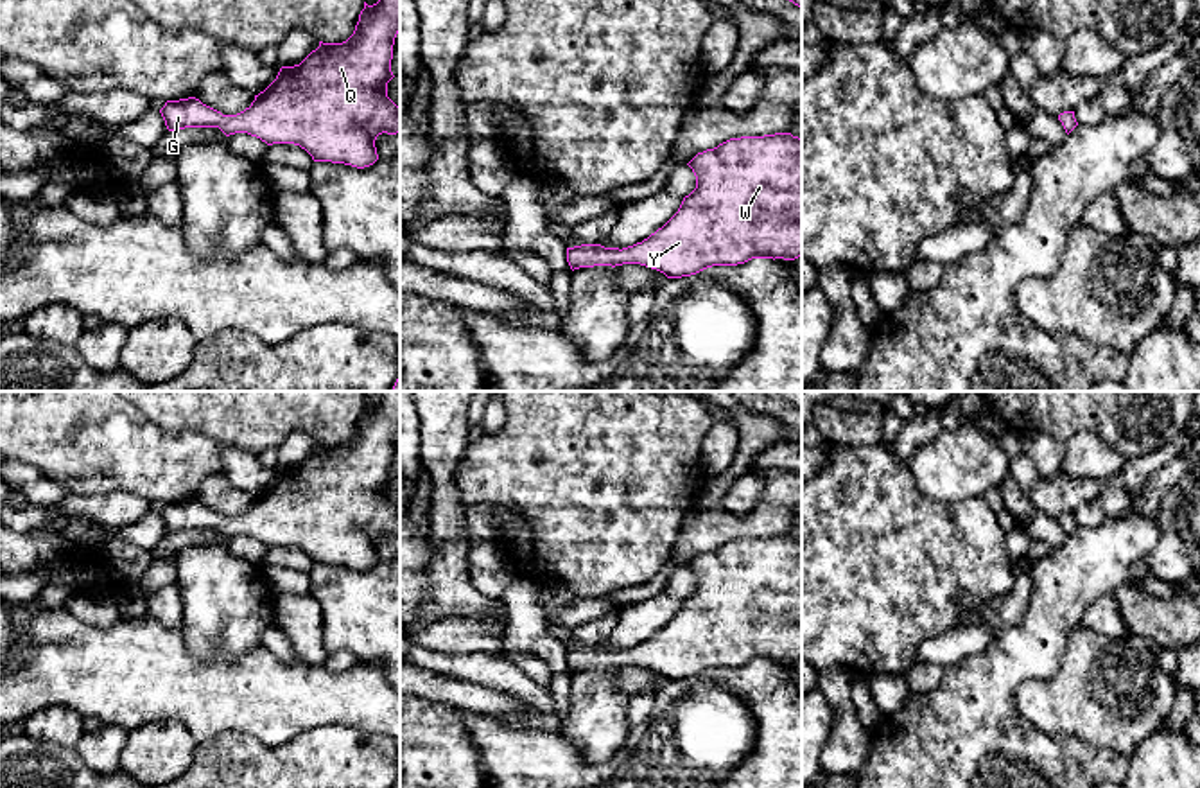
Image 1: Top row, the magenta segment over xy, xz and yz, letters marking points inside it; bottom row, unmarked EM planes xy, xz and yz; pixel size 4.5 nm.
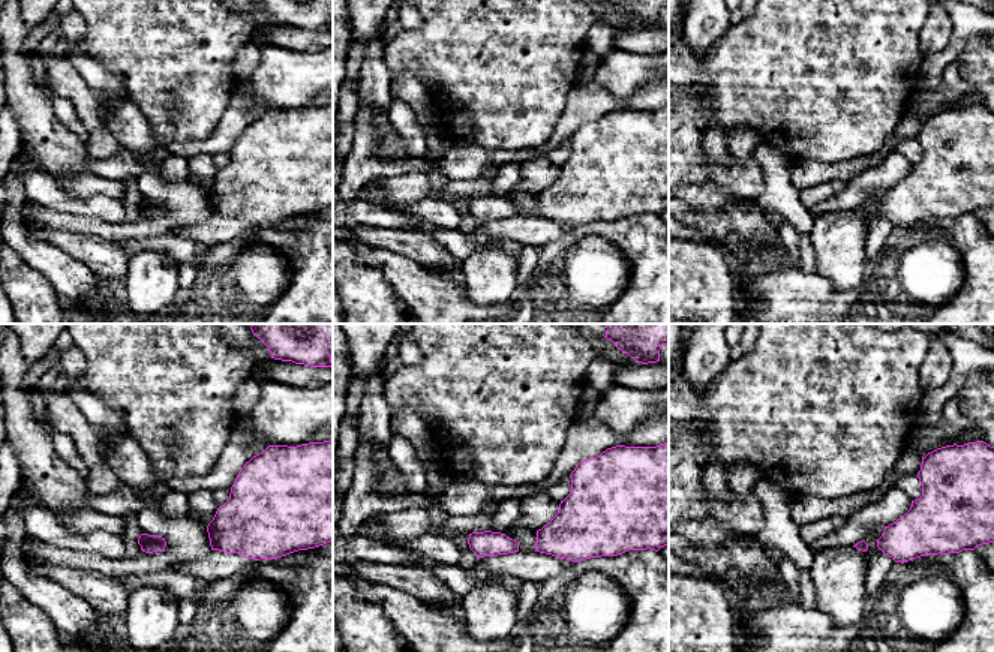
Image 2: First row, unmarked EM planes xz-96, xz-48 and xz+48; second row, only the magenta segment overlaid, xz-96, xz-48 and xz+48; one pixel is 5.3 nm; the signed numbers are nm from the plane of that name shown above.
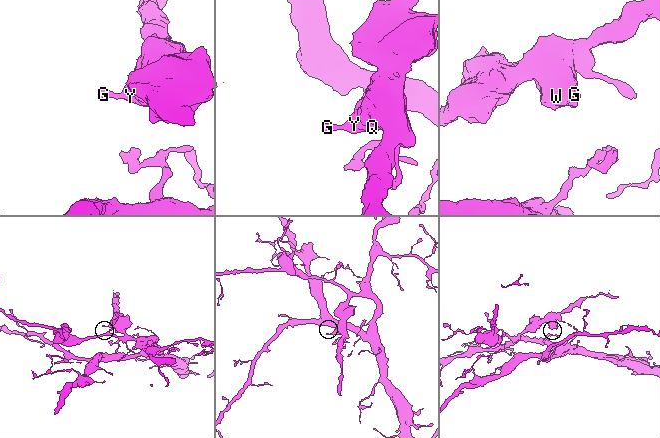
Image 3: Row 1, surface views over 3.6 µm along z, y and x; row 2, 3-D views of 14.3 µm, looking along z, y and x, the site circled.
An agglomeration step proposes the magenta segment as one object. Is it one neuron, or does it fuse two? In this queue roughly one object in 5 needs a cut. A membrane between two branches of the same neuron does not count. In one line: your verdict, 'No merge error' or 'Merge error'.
No merge error

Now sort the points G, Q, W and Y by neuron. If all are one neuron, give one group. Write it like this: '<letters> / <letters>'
G Q W Y

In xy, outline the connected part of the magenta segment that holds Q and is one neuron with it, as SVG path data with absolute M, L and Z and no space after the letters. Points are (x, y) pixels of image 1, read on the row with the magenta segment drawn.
M400 0L364 2L353 34L343 43L323 43L300 65L282 66L276 79L249 108L237 115L203 104L196 97L167 101L160 109L169 131L185 127L219 127L226 136L248 133L267 145L294 144L314 162L344 163L357 169L378 160L375 140L378 135L400 133L400 108L387 97L393 45L400 32Z

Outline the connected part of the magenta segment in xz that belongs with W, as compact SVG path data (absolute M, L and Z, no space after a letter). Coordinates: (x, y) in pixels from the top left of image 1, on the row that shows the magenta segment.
M791 133L730 138L698 153L687 165L696 176L696 188L662 228L622 250L601 244L567 248L570 269L640 264L667 278L682 278L752 258L802 257L802 138Z

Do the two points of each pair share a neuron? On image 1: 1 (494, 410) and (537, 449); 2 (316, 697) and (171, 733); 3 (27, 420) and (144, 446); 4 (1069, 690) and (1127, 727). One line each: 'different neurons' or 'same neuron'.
1: different neurons
2: different neurons
3: same neuron
4: same neuron

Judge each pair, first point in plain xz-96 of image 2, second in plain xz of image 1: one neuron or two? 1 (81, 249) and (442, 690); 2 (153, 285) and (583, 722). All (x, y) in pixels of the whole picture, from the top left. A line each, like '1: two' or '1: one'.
1: one
2: one

